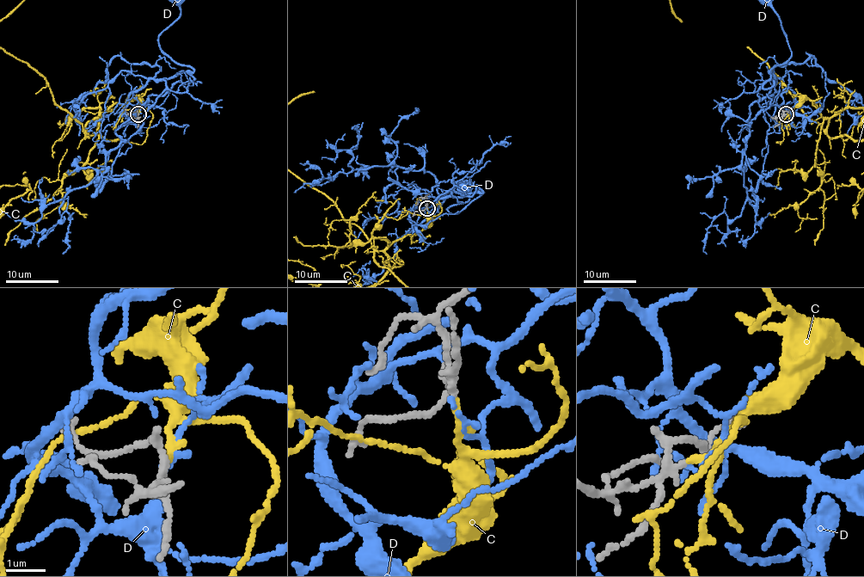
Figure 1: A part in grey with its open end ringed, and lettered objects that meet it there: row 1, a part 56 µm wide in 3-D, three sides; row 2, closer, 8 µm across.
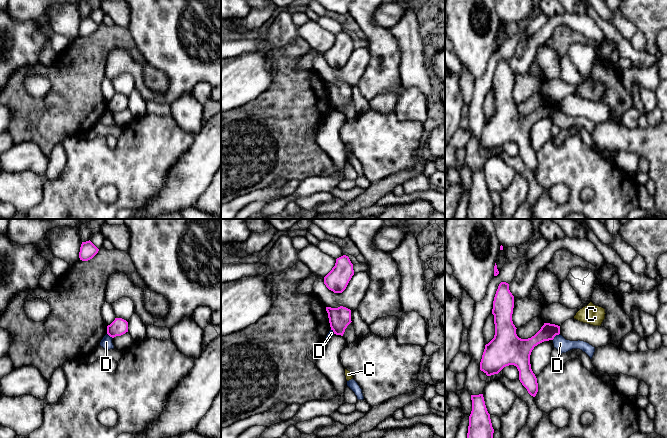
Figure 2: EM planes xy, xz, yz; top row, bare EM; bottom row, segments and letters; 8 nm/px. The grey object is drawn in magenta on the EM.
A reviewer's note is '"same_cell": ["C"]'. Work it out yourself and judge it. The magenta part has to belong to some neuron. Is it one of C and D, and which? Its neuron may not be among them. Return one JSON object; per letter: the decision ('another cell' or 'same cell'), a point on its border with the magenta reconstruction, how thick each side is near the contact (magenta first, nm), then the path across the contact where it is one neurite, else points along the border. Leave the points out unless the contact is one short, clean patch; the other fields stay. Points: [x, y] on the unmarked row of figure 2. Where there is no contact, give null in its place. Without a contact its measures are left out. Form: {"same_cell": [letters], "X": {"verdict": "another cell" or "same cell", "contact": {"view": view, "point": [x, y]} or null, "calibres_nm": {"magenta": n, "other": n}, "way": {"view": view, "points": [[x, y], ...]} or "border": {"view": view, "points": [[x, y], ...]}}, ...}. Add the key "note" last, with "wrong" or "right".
{"same_cell": ["C"], "C": {"verdict": "same cell", "contact": null}, "D": {"verdict": "another cell", "contact": {"view": "yz", "point": [555, 111]}, "calibres_nm": {"magenta": 130, "other": 110}, "border": {"view": "yz", "points": [[559, 109], [552, 115]]}}, "note": "right"}

